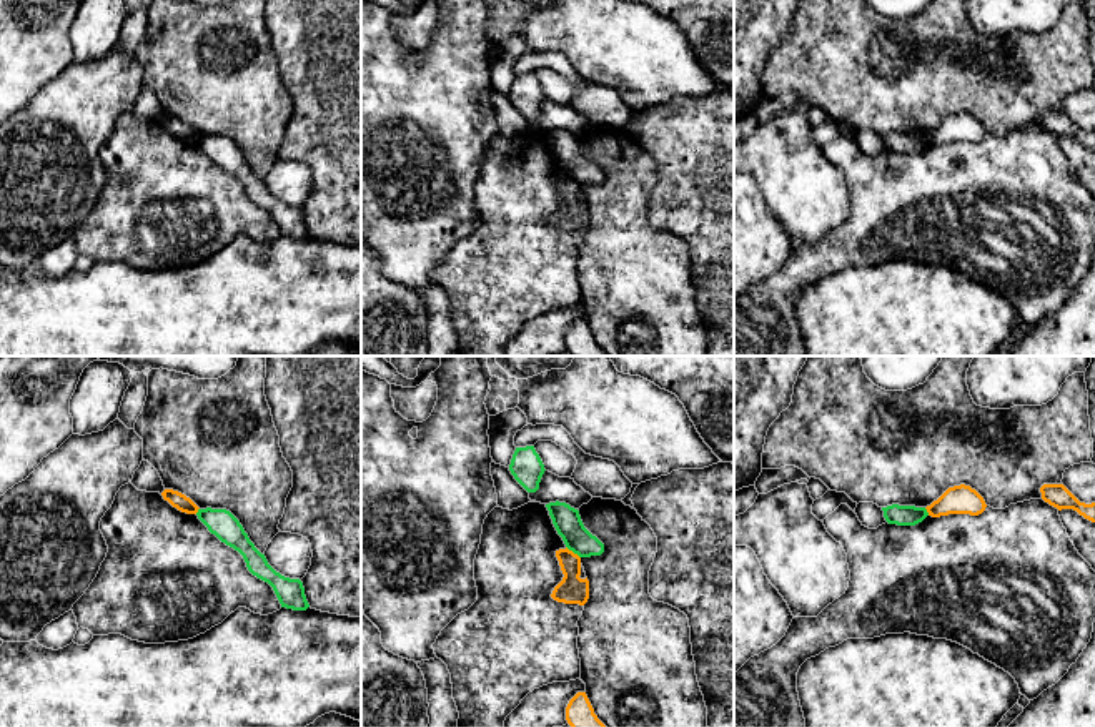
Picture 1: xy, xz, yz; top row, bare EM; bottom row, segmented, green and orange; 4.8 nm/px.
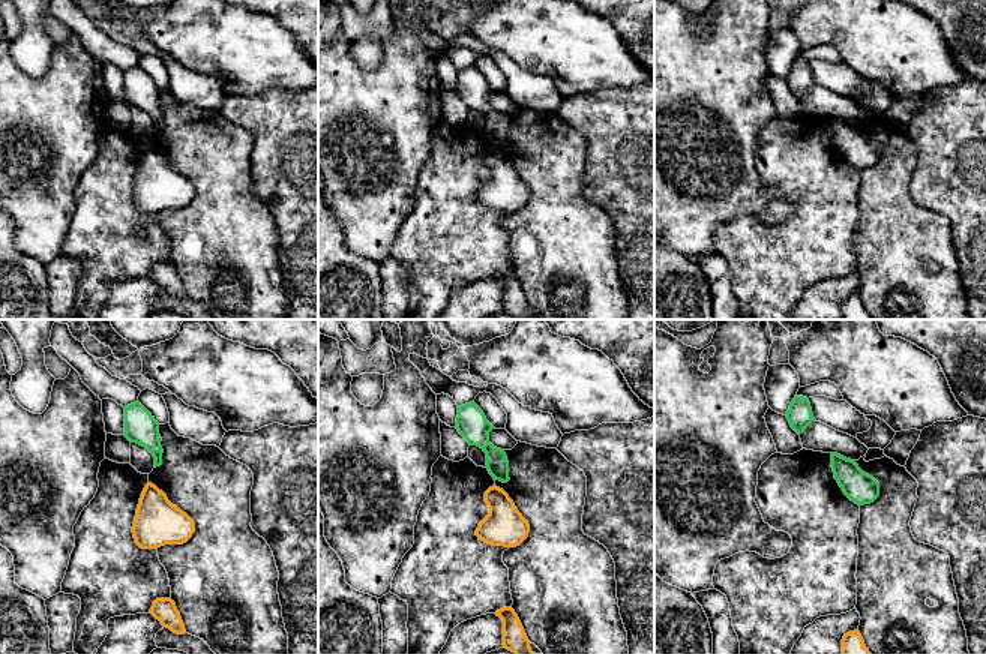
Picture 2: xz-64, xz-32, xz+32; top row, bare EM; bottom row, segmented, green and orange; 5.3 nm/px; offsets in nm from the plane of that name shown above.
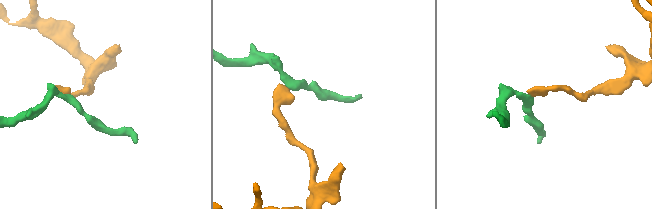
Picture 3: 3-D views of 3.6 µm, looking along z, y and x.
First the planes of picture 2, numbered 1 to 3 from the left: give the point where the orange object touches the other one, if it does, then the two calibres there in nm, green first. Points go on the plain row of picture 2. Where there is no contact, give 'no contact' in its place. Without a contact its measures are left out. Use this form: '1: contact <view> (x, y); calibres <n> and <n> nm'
1: no contact
2: no contact
3: no contact

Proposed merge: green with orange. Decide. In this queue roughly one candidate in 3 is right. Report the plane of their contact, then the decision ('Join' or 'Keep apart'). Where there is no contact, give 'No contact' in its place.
Touches green in xz. Keep apart

